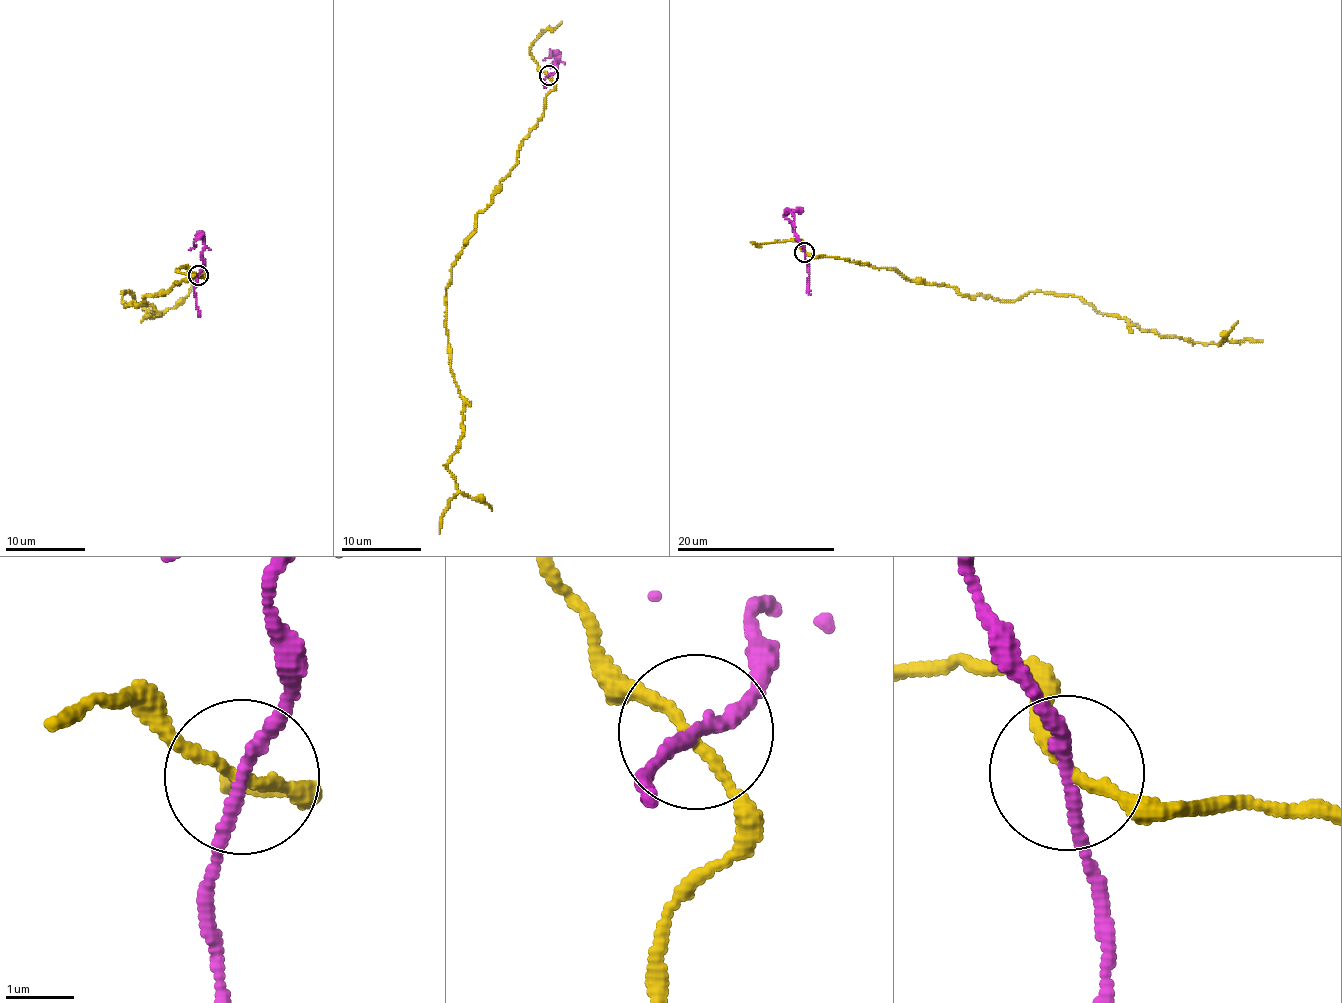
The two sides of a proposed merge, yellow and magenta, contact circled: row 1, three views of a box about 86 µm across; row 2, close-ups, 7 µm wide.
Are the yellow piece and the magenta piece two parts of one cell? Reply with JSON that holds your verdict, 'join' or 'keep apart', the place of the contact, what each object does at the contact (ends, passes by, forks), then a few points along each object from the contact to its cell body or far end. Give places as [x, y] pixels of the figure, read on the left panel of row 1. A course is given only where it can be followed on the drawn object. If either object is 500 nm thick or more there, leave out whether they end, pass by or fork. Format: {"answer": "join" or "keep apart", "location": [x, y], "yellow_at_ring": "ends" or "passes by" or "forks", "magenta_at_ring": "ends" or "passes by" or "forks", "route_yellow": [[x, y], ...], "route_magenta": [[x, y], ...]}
{"answer": "keep apart", "location": [198, 275], "yellow_at_ring": "passes by", "magenta_at_ring": "passes by", "route_yellow": [[198, 276], [205, 276], [138, 304], [121, 298], [129, 290], [153, 306], [145, 318], [178, 304], [191, 284]], "route_magenta": [[198, 276], [203, 266], [204, 238], [189, 250]]}

